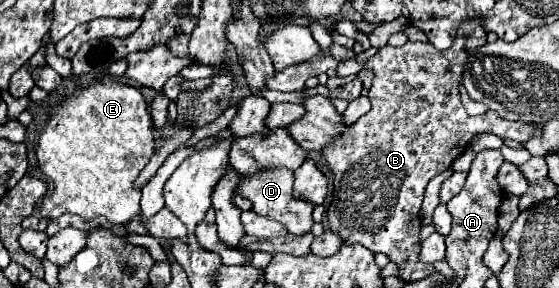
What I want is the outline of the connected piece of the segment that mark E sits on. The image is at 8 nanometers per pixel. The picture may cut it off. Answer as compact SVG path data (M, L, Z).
M96 81L84 89L78 89L60 99L56 109L50 113L46 125L38 135L36 161L40 171L50 181L50 189L42 199L40 215L44 219L56 219L64 213L76 213L90 221L104 217L114 225L140 215L140 189L134 189L134 179L140 175L144 165L150 161L156 149L152 117L142 93L136 87L122 85L118 81Z

